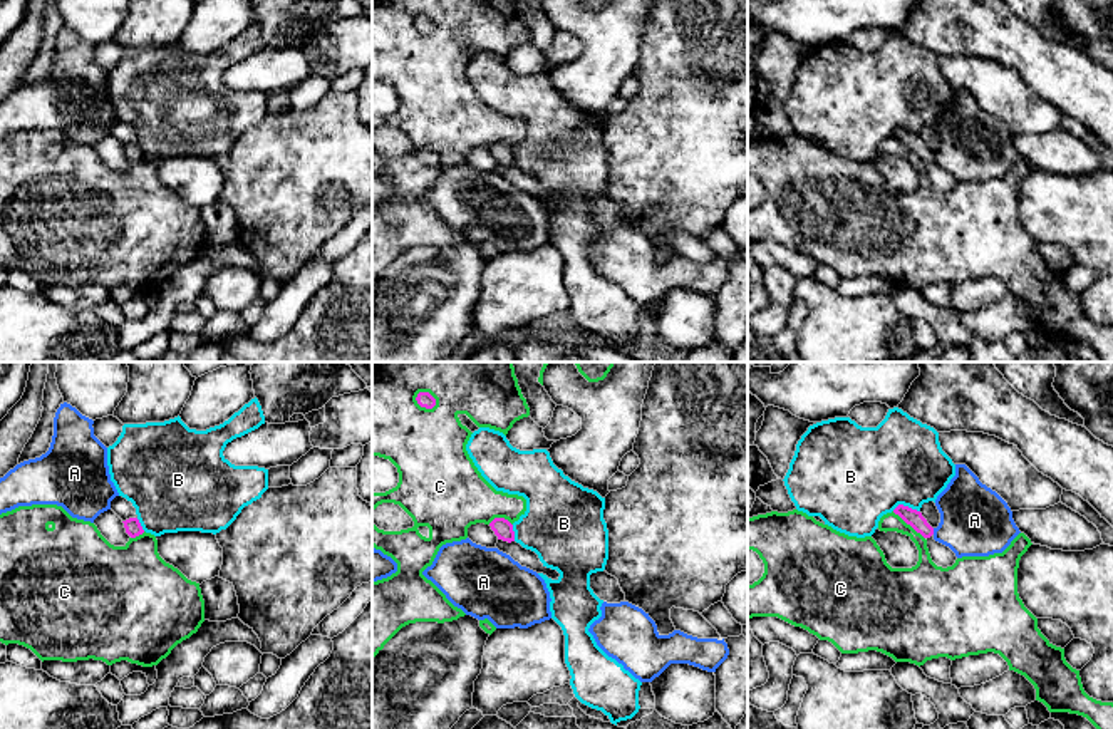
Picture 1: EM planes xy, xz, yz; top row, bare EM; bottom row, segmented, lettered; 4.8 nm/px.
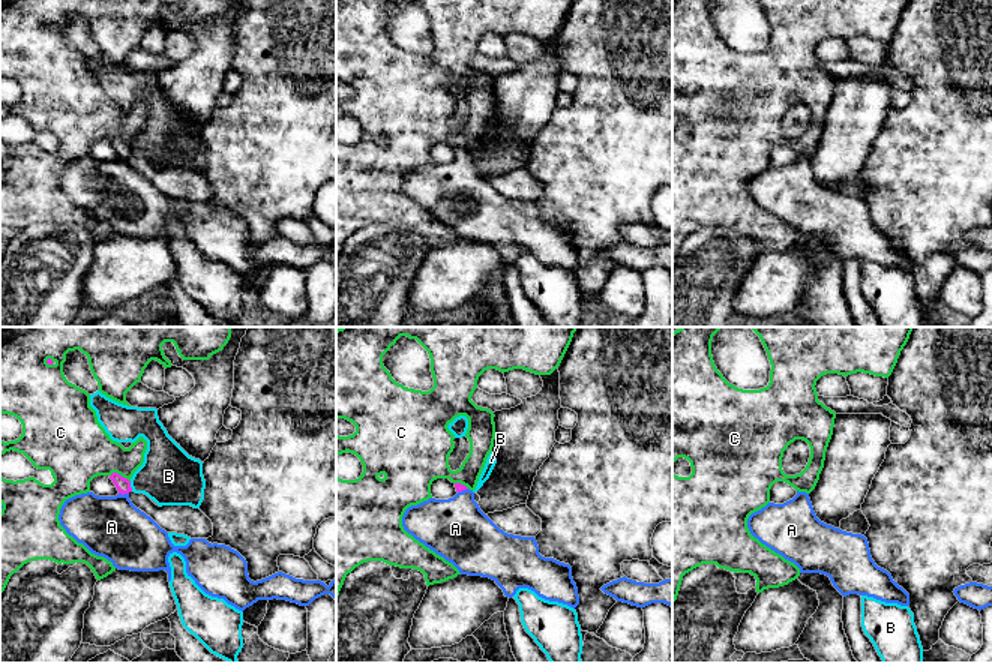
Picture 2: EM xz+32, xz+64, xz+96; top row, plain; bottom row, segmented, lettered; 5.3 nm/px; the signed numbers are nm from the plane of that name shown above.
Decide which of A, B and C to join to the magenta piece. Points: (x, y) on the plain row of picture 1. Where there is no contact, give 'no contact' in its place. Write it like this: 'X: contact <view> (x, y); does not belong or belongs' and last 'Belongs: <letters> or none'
A: contact yz (932, 156); belongs
B: contact yz (905, 131); does not belong
C: contact xz (424, 31); does not belong
Belongs: A

